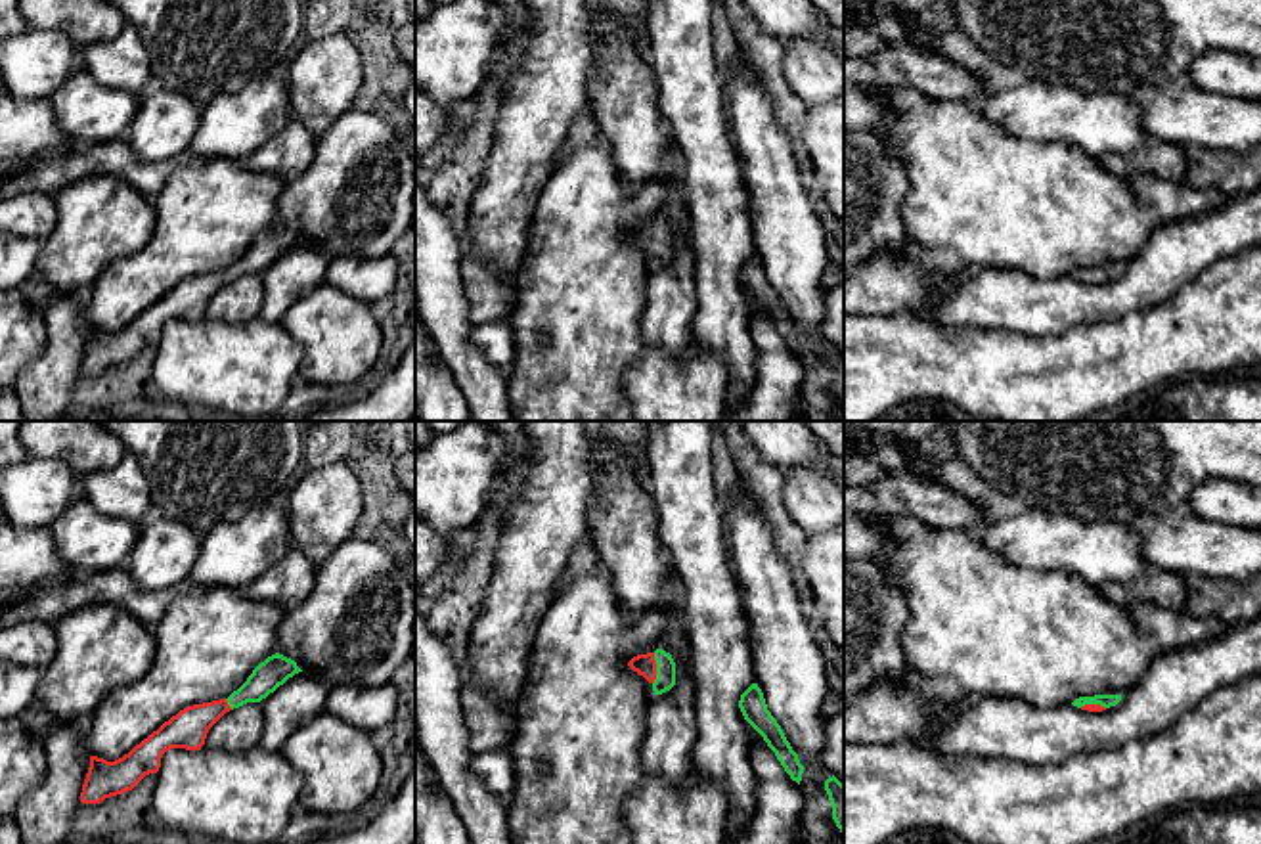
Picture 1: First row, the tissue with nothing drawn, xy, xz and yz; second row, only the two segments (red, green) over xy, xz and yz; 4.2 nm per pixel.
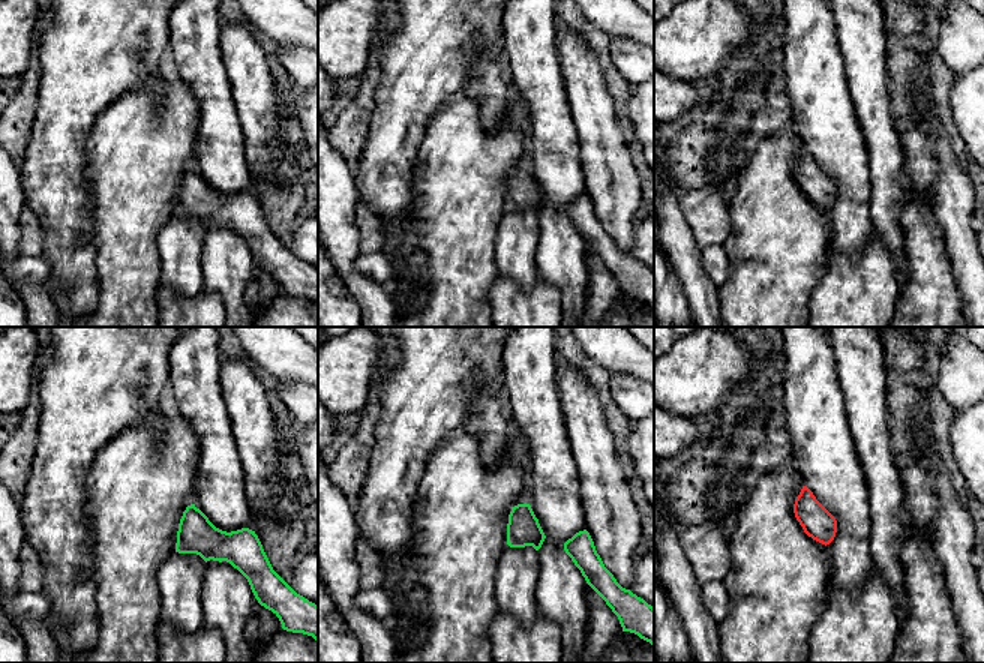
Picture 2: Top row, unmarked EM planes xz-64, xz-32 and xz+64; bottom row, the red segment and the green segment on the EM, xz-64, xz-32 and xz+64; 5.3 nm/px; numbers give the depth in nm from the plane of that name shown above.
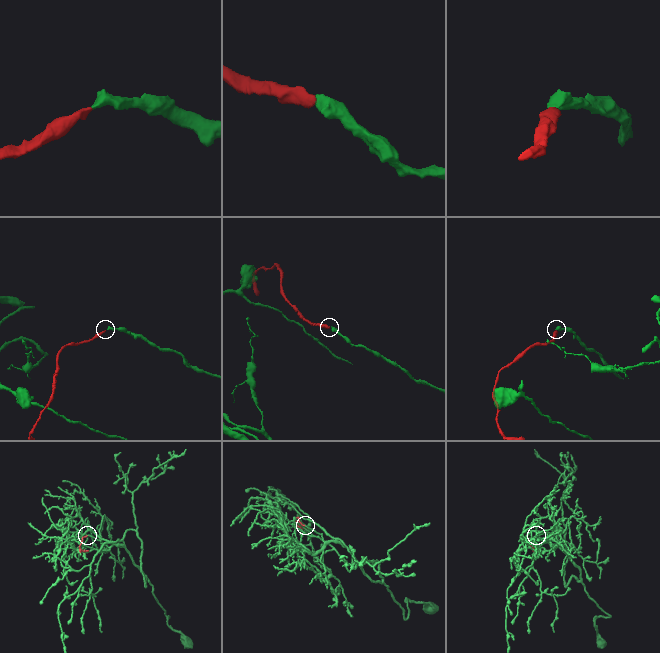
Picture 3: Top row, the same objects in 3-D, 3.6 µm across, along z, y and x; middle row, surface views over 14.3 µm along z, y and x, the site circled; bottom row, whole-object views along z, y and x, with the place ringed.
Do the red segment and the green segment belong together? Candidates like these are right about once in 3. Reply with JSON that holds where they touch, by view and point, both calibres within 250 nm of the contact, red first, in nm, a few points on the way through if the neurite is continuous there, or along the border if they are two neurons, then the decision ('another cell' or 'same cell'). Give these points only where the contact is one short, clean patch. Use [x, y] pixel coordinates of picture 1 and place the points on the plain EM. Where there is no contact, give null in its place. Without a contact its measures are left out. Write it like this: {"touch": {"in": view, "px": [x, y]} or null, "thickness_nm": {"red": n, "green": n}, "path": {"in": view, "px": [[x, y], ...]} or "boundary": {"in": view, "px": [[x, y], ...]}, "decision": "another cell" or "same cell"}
{"touch": {"in": "xz", "px": [655, 240]}, "thickness_nm": {"red": 90, "green": 80}, "path": {"in": "xz", "px": [[645, 236], [655, 240], [664, 251]]}, "decision": "same cell"}

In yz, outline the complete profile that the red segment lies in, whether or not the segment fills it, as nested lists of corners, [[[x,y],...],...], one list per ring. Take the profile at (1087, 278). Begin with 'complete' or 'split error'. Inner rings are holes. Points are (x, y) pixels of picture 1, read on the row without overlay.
split error | [[[1095,266],[1095,268],[1079,268],[1072,276],[1089,281],[1089,283],[1102,283],[1110,278],[1116,278],[1121,272],[1121,266]]]

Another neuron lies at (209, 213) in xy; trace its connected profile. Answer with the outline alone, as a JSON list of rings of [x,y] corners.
[[[293,115],[281,132],[243,161],[212,157],[178,168],[153,199],[157,228],[151,241],[140,253],[109,264],[86,291],[86,323],[115,333],[180,281],[228,270],[260,233],[277,224],[283,186],[300,176],[314,157],[316,136]]]

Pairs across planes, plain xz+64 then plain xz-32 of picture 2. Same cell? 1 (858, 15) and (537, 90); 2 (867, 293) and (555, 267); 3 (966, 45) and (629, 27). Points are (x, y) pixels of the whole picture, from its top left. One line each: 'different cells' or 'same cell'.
1: same cell
2: different cells
3: different cells

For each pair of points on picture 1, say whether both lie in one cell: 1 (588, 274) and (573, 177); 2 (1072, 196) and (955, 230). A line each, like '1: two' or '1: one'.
1: one
2: one

